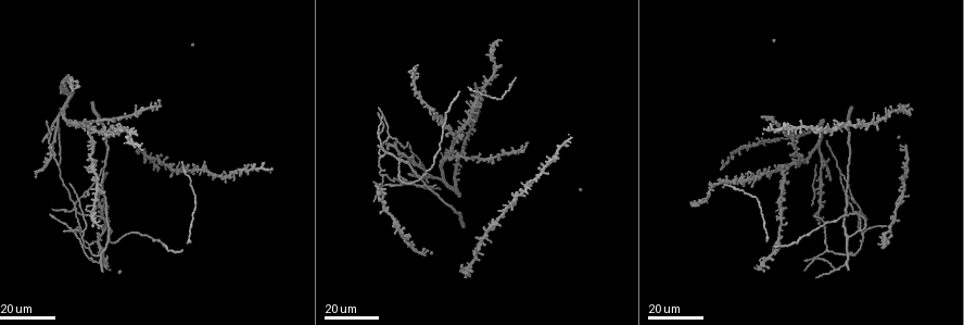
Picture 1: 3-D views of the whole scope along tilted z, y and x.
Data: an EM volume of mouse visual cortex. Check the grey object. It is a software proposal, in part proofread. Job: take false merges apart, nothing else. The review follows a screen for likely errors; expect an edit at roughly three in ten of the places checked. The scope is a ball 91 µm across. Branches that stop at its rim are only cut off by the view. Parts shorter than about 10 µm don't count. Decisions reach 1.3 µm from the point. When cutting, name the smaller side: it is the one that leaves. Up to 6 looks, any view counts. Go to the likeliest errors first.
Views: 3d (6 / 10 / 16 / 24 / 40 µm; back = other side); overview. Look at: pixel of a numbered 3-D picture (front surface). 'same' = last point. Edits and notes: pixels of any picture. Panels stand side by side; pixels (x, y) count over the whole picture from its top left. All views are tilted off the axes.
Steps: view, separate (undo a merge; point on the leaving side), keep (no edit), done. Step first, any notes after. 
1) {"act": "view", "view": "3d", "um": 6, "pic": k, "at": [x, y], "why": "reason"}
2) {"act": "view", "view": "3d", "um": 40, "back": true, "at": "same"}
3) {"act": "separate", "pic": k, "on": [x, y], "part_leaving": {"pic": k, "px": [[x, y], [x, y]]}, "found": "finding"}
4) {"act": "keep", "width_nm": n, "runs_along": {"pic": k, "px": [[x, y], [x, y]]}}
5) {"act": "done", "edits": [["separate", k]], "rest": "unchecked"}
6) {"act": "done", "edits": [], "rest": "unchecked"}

{"act": "view", "view": "3d", "um": 24, "pic": 1, "at": [818, 188], "why": "four arms meet"}

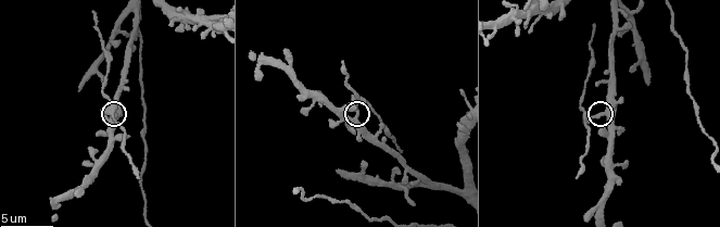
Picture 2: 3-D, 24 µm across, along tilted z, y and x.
{"act": "view", "view": "3d", "um": 6, "pic": 2, "at": [356, 118]}

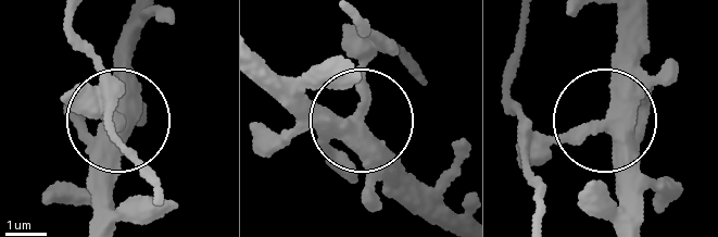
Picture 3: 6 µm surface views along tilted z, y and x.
{"act": "keep", "found": "continuous, no second cell"}

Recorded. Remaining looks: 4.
{"act": "view", "view": "3d", "um": 24, "pic": 1, "at": [86, 190], "why": "sudden change in width"}

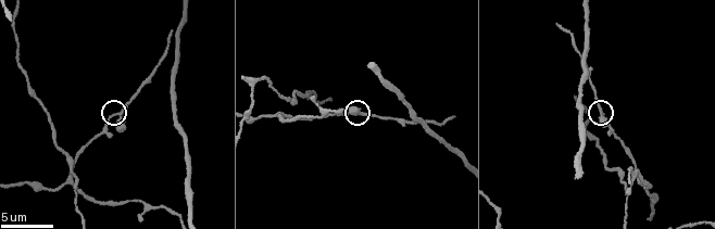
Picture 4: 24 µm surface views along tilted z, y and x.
{"act": "view", "view": "3d", "um": 6, "pic": 4, "at": [106, 120]}

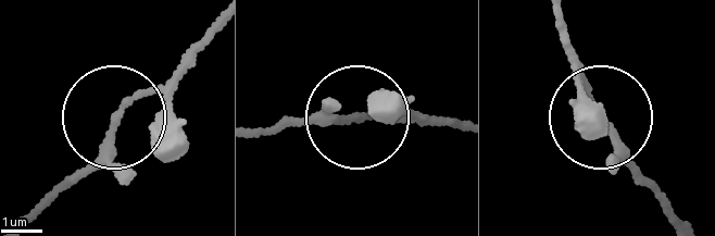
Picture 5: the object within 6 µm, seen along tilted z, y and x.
{"act": "keep", "runs_along": {"pic": 5, "px": [[38, 218], [205, 29]]}, "found": "continuous, no second cell"}

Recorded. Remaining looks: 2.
{"act": "done", "edits": [], "rest": "unchecked"}

